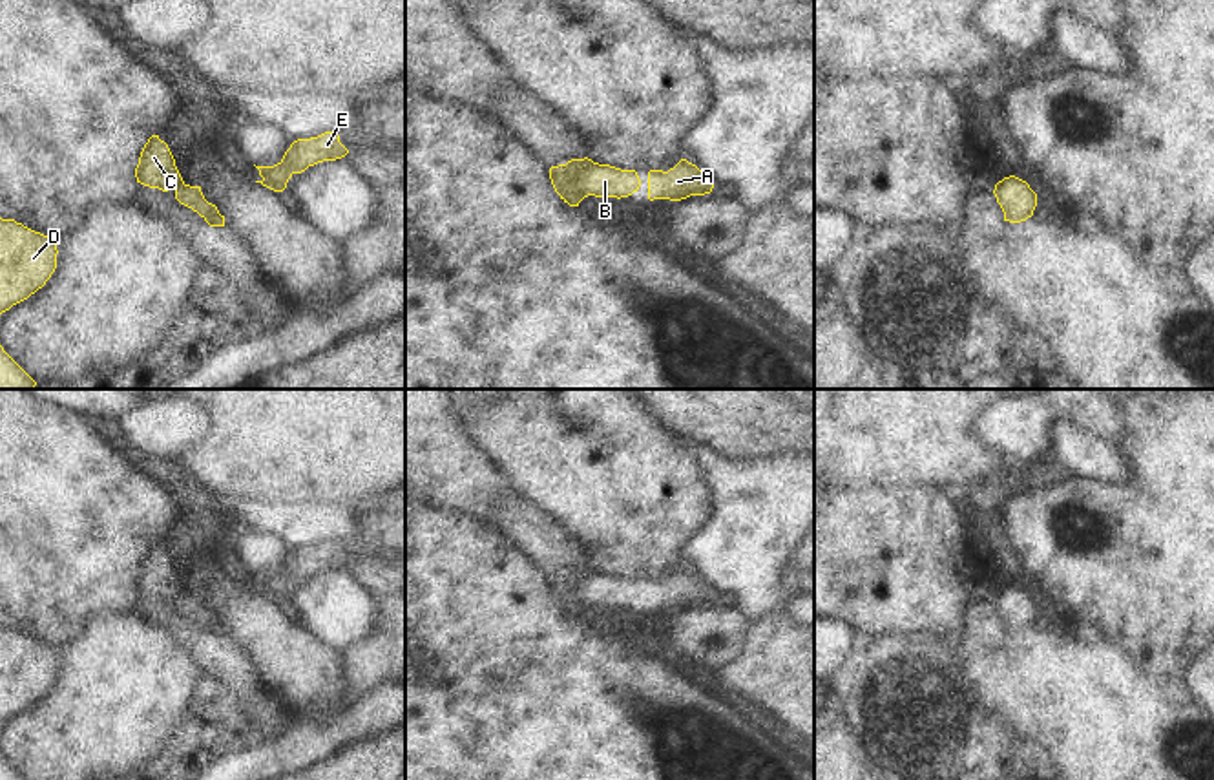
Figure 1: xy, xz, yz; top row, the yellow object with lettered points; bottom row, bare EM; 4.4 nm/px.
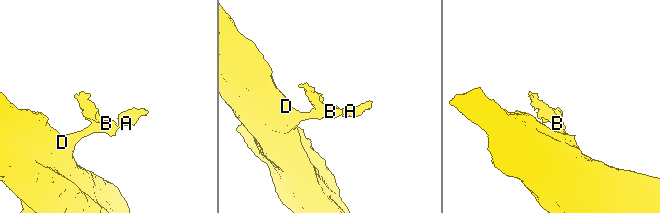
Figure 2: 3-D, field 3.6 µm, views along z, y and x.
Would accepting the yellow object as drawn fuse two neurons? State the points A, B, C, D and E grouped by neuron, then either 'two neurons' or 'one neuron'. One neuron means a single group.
A B D E / C | two neurons

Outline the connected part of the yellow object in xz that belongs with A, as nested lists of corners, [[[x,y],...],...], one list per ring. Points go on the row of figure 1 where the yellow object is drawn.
[[[681,159],[668,172],[648,172],[648,199],[681,201],[690,195],[705,195],[714,188],[714,181],[696,164]]]

